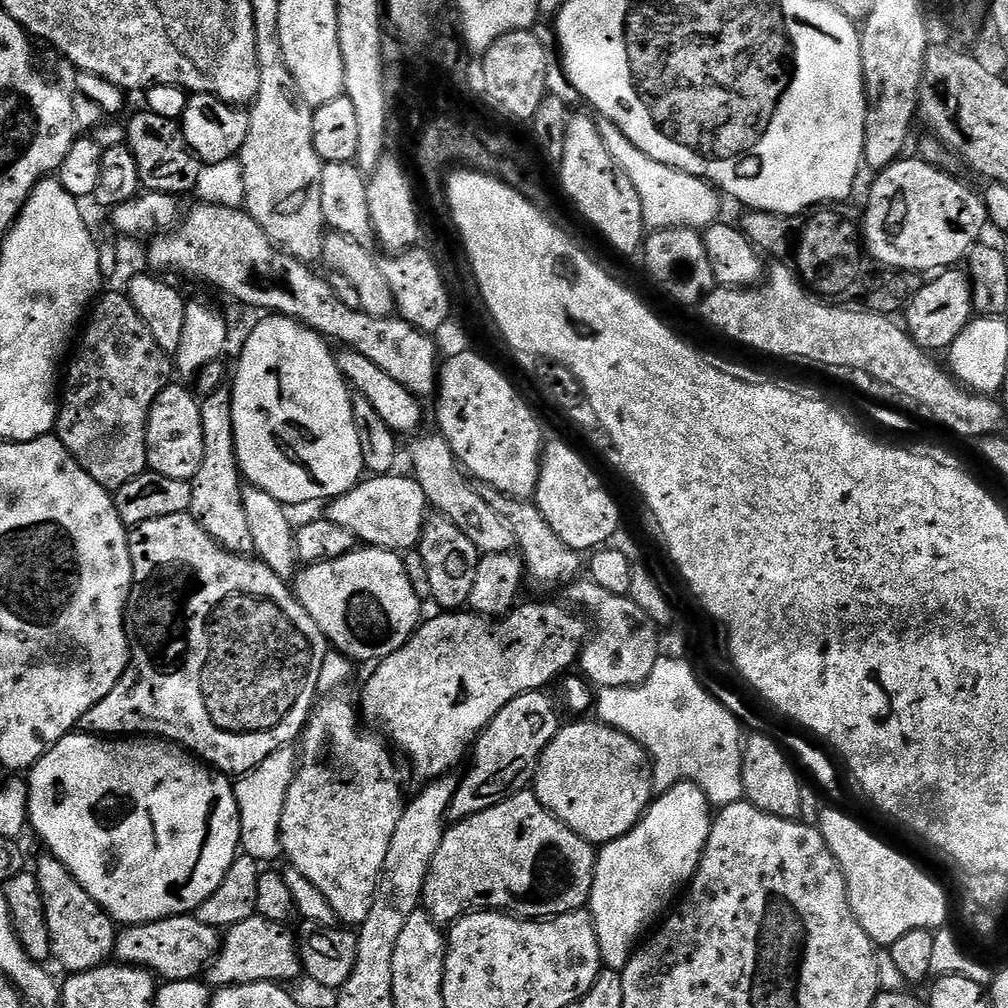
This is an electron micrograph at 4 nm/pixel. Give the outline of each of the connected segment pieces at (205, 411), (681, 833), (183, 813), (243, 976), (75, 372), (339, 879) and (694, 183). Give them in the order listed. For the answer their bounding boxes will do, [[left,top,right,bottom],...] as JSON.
[[190,390,252,554],[586,784,713,969],[26,734,241,926],[210,915,302,986],[54,291,174,494],[280,694,406,926],[599,122,721,230]]

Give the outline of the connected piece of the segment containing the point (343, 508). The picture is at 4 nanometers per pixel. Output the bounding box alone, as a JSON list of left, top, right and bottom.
[327,474,430,554]

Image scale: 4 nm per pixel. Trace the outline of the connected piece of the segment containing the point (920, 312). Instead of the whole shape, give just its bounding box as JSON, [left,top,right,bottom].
[902,270,974,354]

